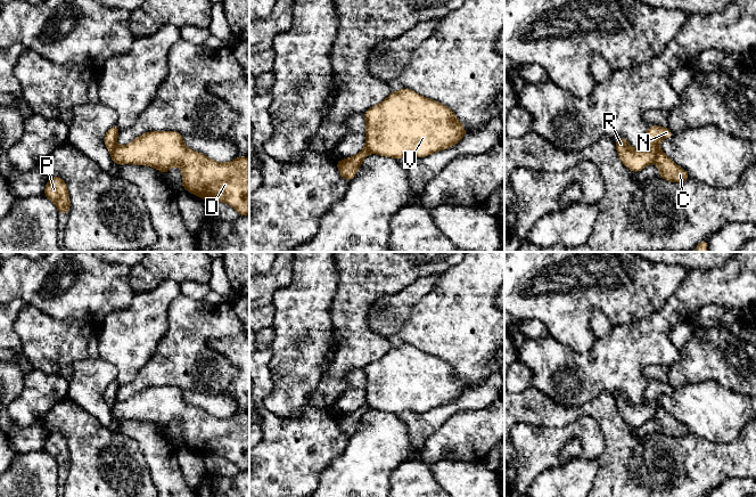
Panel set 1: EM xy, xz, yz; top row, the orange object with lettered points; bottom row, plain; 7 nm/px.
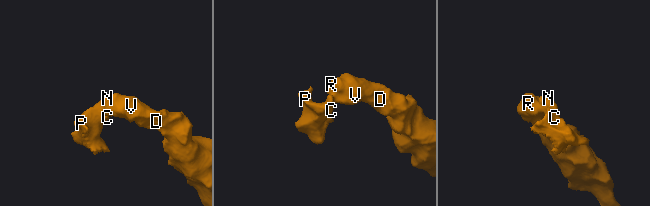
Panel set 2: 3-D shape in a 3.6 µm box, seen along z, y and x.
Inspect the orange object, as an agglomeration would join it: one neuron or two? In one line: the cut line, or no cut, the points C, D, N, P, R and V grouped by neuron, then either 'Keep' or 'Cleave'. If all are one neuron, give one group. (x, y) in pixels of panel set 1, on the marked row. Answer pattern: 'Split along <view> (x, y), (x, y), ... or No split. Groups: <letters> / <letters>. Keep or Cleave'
Split along yz (644, 144), (655, 149), (656, 161). Groups: C N P / D R V. Cleave

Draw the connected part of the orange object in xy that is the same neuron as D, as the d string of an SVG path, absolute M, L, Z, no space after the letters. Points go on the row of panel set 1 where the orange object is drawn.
M150 131L135 138L125 146L115 146L110 154L116 165L137 164L149 165L166 173L173 165L179 165L182 172L182 188L206 201L220 201L231 205L239 215L249 215L249 158L247 156L236 157L229 163L219 163L202 153L189 149L183 144L183 135L175 131Z

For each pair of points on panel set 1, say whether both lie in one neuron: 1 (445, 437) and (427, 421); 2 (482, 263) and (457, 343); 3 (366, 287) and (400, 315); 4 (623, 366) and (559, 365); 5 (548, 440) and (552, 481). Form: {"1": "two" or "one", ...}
{"1": "two", "2": "one", "3": "two", "4": "one", "5": "two"}

